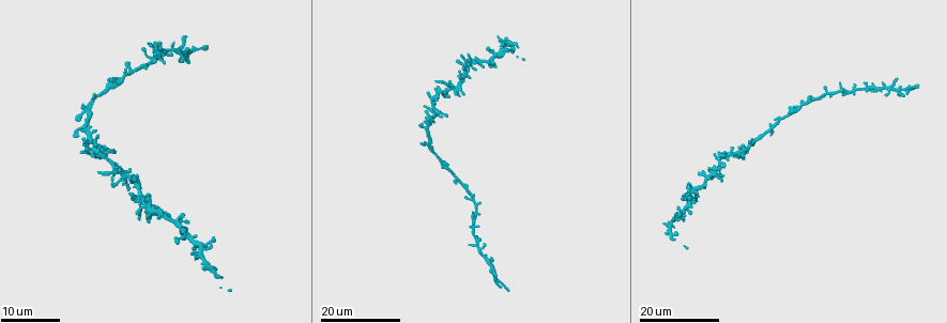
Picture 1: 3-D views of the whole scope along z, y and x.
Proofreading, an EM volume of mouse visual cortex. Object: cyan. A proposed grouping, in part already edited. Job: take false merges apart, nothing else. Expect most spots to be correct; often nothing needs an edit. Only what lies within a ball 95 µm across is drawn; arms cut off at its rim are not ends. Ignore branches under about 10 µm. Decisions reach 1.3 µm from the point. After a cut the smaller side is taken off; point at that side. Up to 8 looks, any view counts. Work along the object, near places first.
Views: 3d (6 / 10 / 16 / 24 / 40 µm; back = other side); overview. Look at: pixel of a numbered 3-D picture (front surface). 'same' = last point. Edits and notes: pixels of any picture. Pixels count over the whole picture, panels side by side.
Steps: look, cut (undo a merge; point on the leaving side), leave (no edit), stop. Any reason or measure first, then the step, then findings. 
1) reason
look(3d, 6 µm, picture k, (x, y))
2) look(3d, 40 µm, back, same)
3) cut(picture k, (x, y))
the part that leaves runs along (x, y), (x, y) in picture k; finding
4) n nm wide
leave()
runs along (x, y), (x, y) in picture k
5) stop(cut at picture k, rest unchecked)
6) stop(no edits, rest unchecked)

look(3d, 24 µm, picture 1, (140, 68))

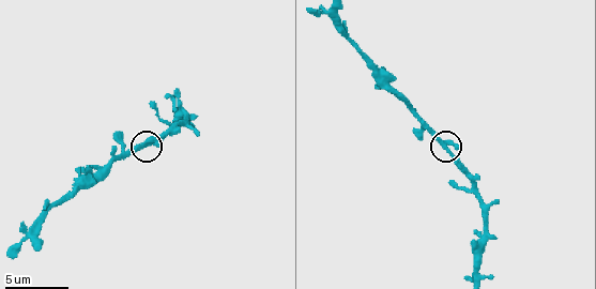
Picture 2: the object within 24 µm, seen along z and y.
look(3d, 10 µm, picture 2, (447, 152))

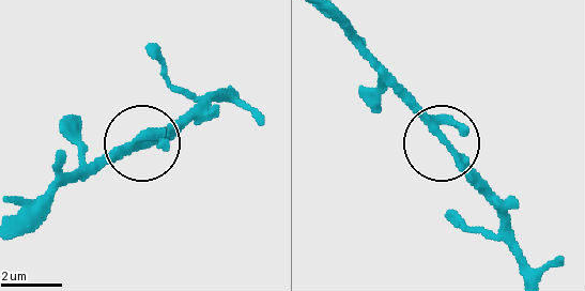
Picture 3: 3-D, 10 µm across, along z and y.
leave()
runs along (16, 217), (128, 143), (205, 121) in picture 3; continuous, no second neuron

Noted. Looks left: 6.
look(3d, 16 µm, picture 1, (898, 90))

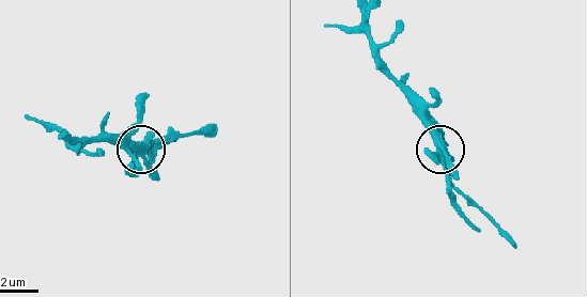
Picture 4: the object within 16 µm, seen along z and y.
closer look
look(3d, 10 µm, picture 4, (443, 158))

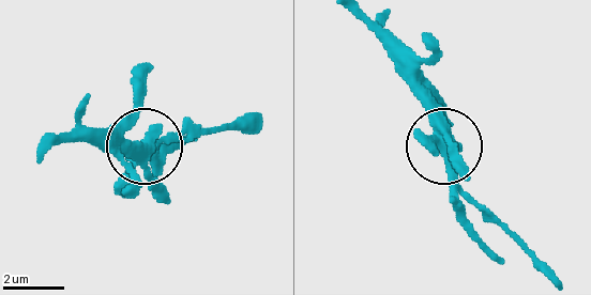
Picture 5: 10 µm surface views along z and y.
leave()
continuous, no second neuron

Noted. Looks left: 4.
look(3d, 24 µm, picture 1, (426, 134))

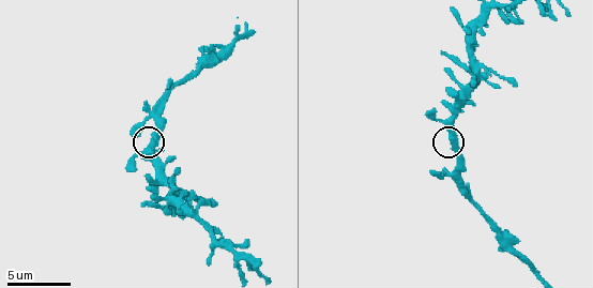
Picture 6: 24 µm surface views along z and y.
look(3d, 10 µm, picture 6, (152, 143))

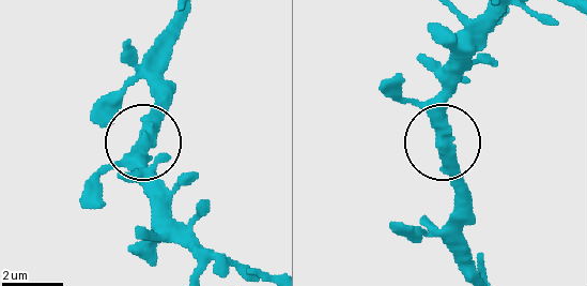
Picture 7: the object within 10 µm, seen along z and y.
leave()
runs along (147, 135), (142, 183) in picture 7; one neuron here

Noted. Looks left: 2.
four-way junction
look(3d, 10 µm, picture 6, (471, 38))

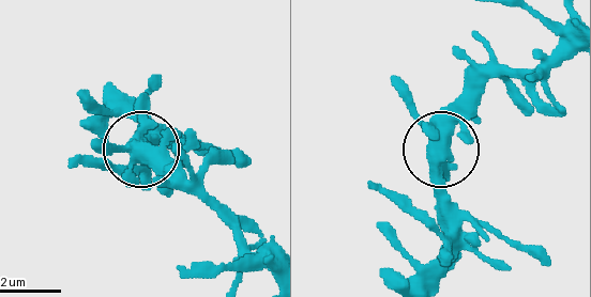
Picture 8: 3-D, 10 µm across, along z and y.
leave()
all the same neuron

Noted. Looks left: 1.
stop(no edits, rest unchecked)

